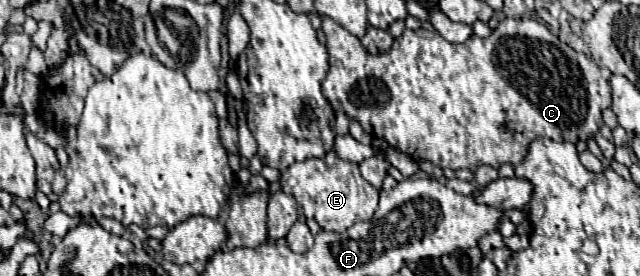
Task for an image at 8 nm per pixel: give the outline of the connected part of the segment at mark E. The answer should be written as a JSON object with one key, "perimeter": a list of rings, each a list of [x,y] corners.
{"perimeter":[[[336,151],[326,153],[326,157],[322,159],[310,159],[292,165],[286,173],[282,173],[280,185],[284,193],[294,195],[304,213],[312,215],[324,231],[334,231],[334,233],[344,233],[356,221],[370,221],[378,207],[378,195],[380,195],[380,191],[374,185],[364,181],[358,163],[340,159]]]}

